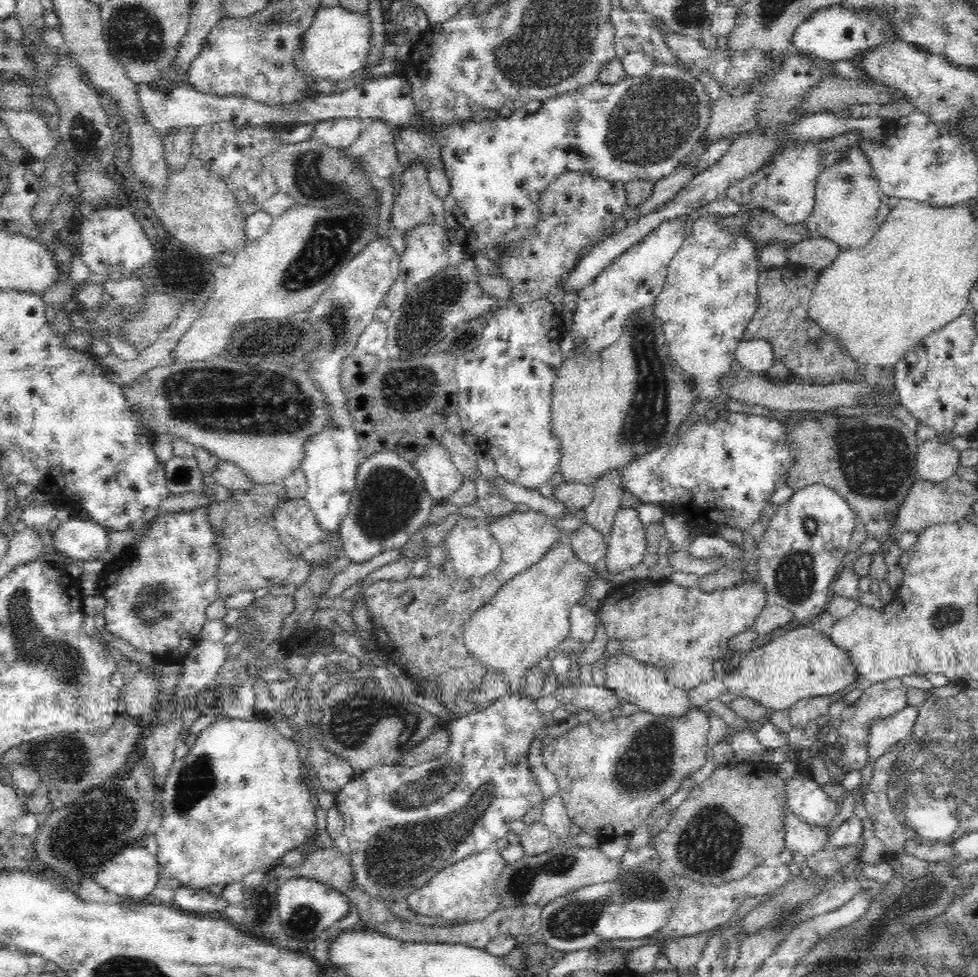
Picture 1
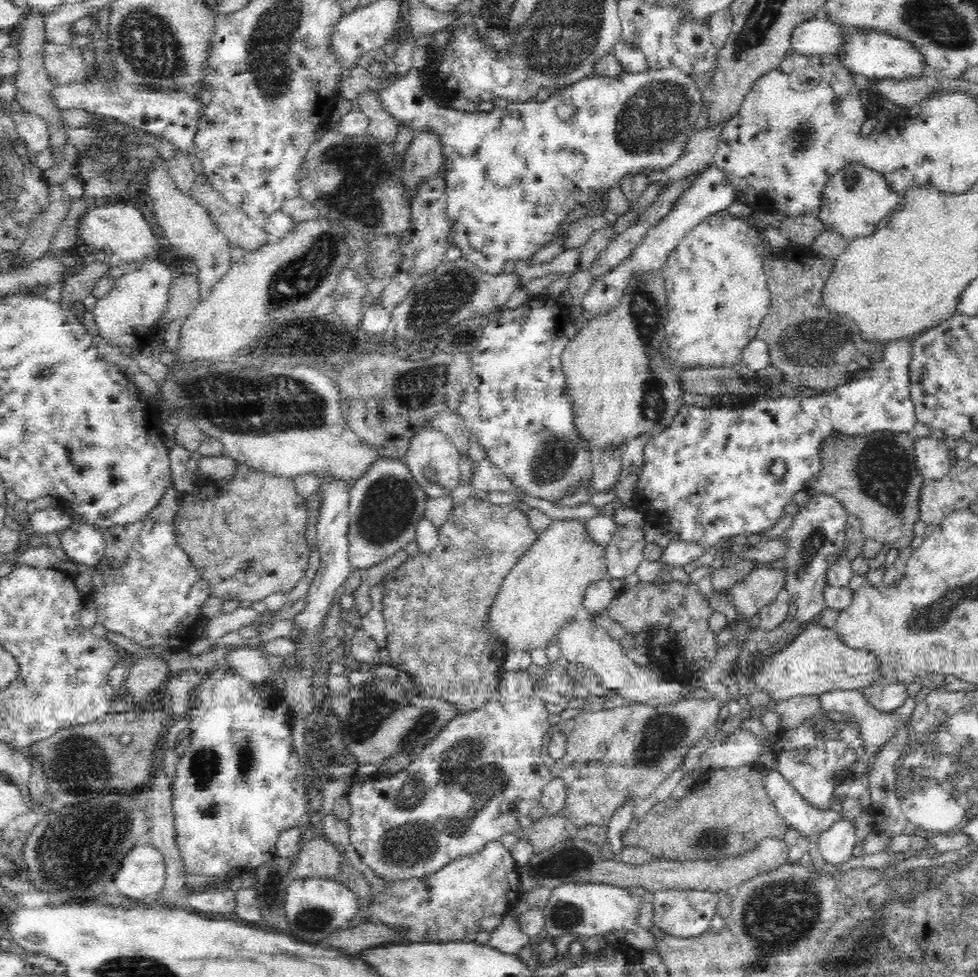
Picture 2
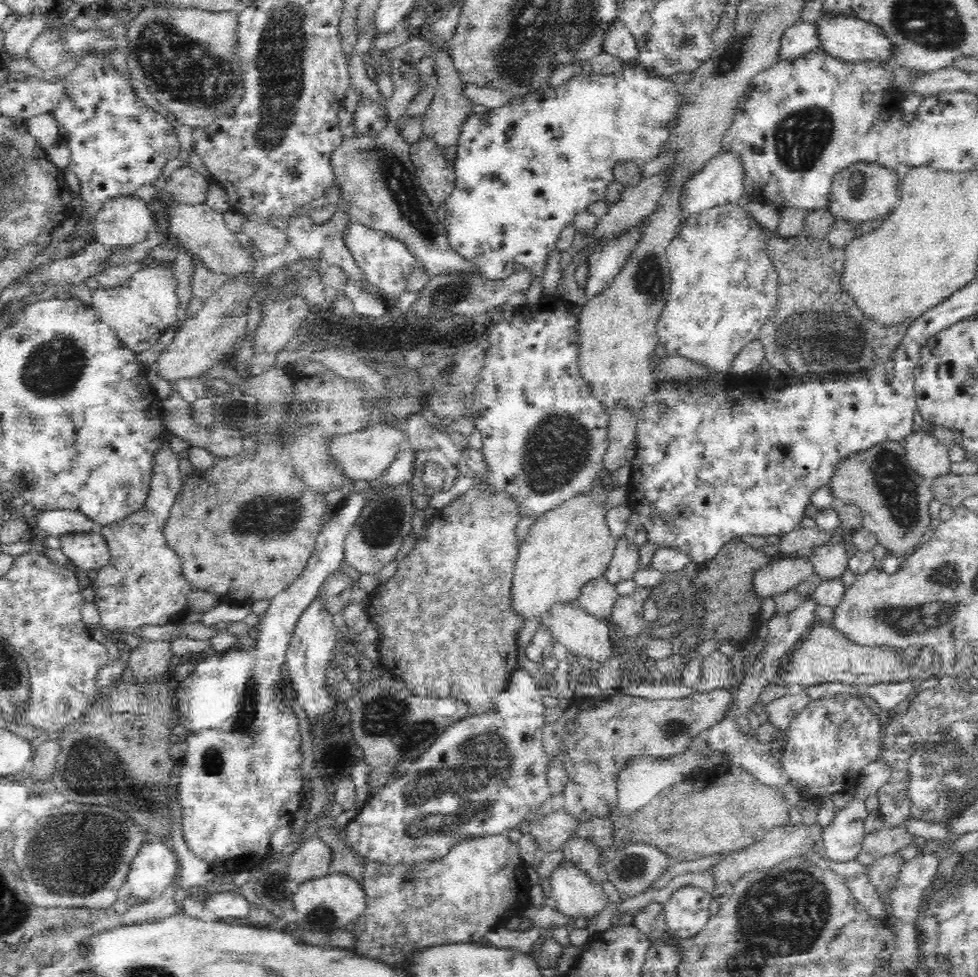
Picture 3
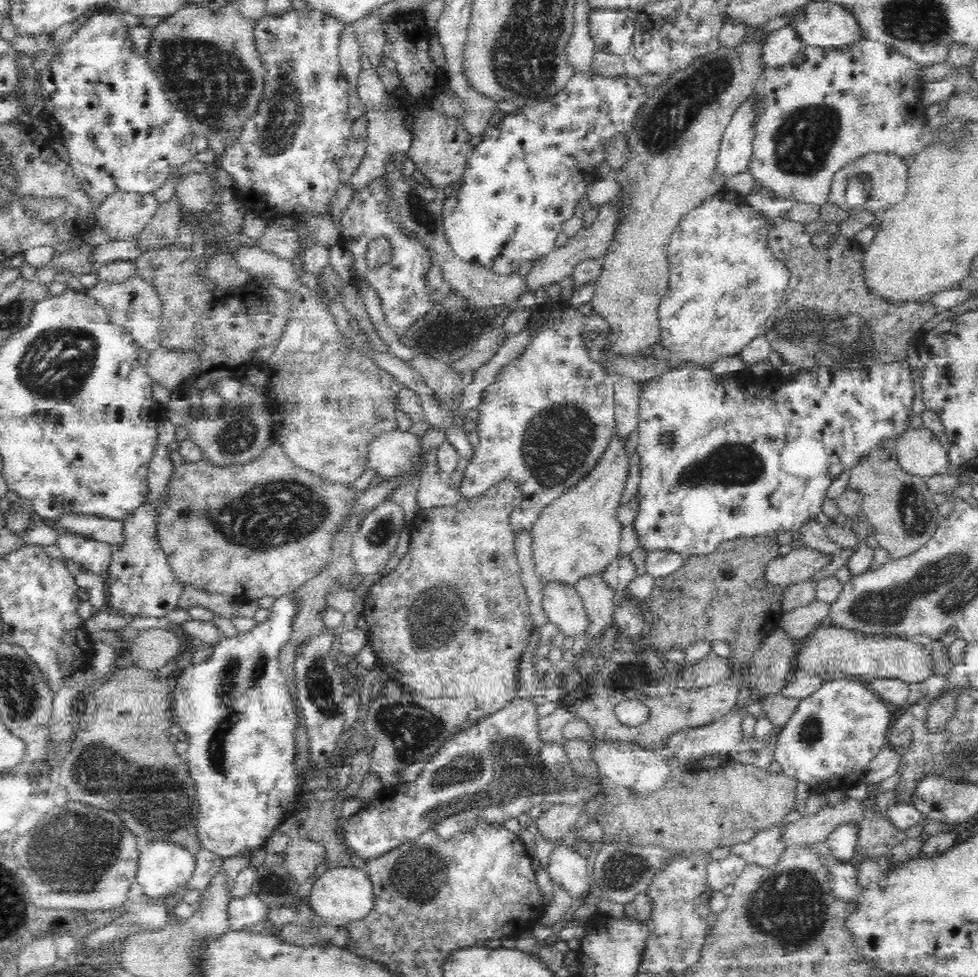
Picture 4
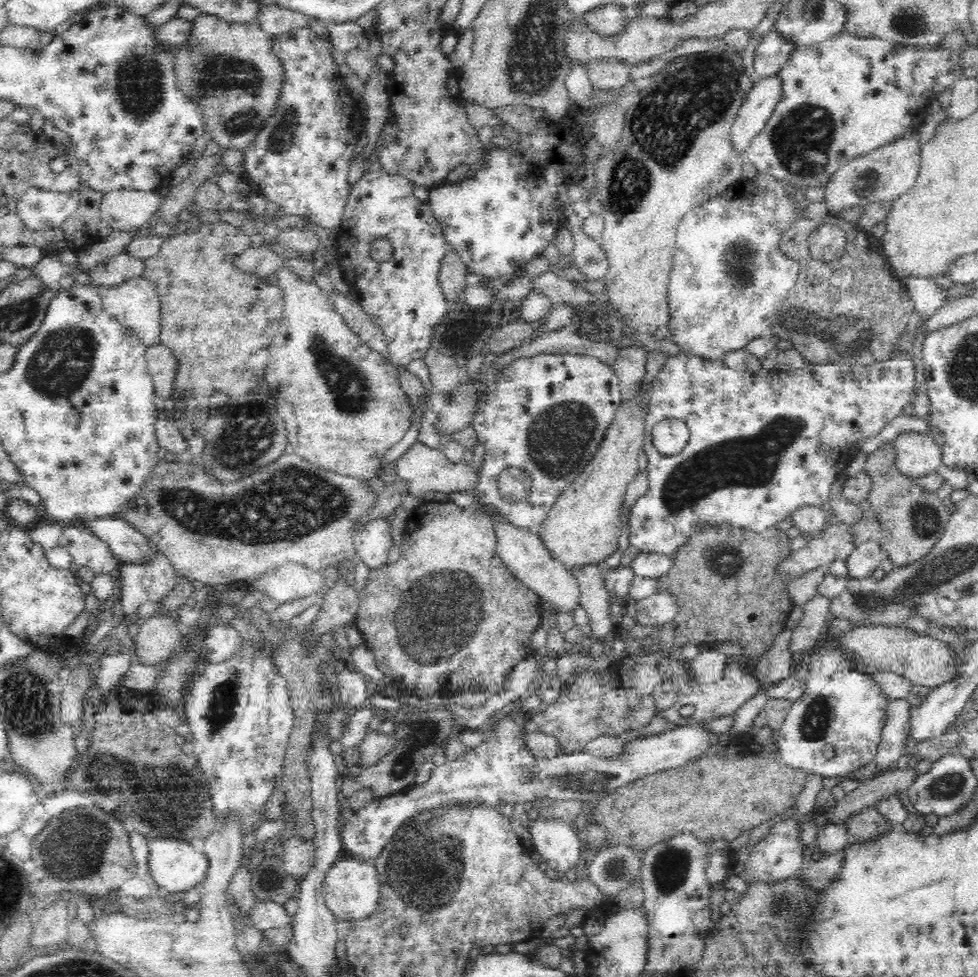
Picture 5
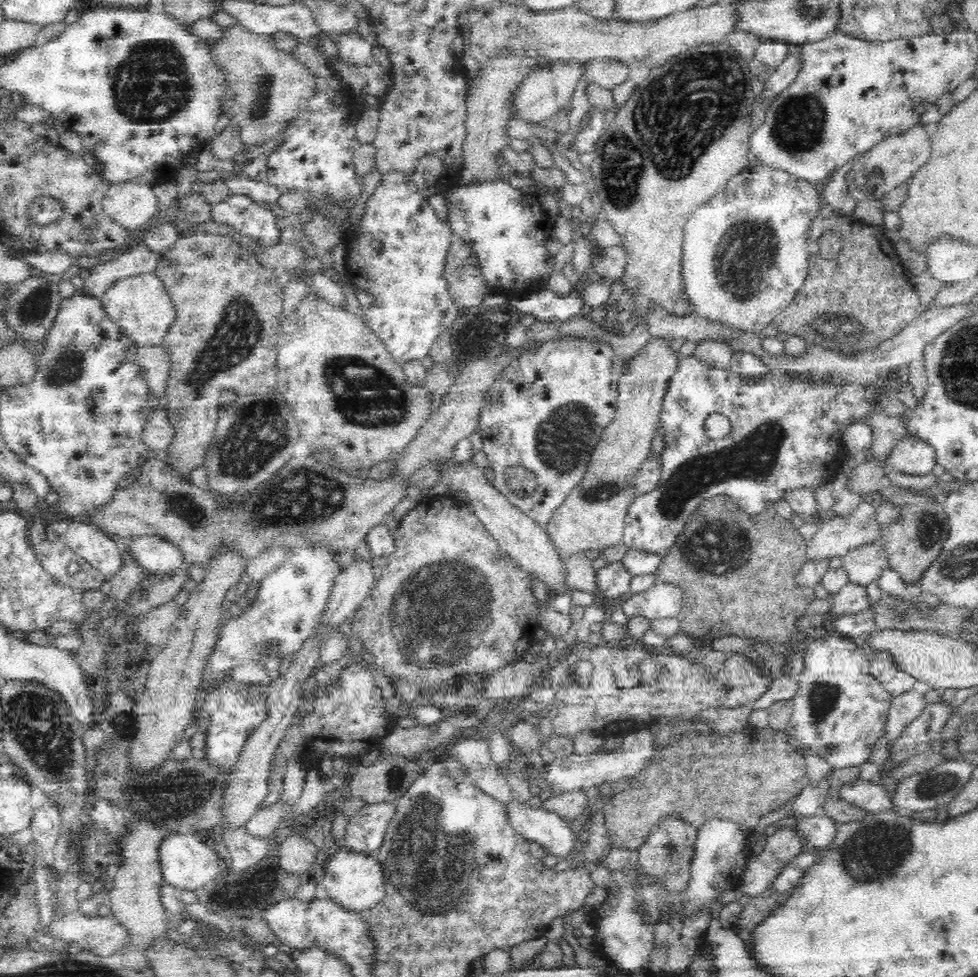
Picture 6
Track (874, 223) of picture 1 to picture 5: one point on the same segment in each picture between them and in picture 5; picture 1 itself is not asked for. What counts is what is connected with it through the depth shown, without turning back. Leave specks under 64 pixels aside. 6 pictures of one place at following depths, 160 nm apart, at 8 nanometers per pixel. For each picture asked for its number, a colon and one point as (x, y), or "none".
2: (857, 200)
3: (865, 192)
4: (875, 181)
5: (884, 174)

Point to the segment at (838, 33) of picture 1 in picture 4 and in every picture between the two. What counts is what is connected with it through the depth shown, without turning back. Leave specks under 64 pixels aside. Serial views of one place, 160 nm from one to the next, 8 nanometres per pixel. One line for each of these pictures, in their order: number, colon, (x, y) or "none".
2: (818, 36)
3: (801, 37)
4: (780, 46)

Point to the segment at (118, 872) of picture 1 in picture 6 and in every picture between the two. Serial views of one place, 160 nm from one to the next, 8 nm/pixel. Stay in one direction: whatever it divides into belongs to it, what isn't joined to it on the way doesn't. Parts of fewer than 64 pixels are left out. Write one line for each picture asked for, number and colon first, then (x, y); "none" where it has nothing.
2: (143, 873)
3: (156, 866)
4: (164, 867)
5: (174, 864)
6: (189, 862)

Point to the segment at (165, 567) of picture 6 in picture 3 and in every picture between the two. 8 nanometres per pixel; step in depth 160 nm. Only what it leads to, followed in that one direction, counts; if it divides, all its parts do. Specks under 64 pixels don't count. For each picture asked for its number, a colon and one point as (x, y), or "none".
3: (54, 522)
4: (109, 531)
5: (128, 544)

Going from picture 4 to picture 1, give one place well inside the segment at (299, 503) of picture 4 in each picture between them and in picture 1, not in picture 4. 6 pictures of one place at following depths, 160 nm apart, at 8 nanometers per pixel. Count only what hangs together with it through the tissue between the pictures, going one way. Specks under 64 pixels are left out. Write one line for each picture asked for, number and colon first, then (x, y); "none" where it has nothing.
1: (252, 556)
2: (246, 537)
3: (244, 529)

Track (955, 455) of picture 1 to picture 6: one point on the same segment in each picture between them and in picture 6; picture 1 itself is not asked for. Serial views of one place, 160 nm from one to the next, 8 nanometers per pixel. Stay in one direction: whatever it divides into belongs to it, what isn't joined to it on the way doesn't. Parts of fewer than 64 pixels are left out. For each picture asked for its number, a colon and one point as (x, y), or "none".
2: (932, 459)
3: (928, 457)
4: (919, 452)
5: (917, 453)
6: (912, 456)

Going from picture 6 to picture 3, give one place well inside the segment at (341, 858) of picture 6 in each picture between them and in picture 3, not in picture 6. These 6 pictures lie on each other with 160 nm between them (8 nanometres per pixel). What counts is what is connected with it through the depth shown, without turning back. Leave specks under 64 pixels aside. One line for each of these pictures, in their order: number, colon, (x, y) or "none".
3: (330, 902)
4: (344, 895)
5: (352, 892)

